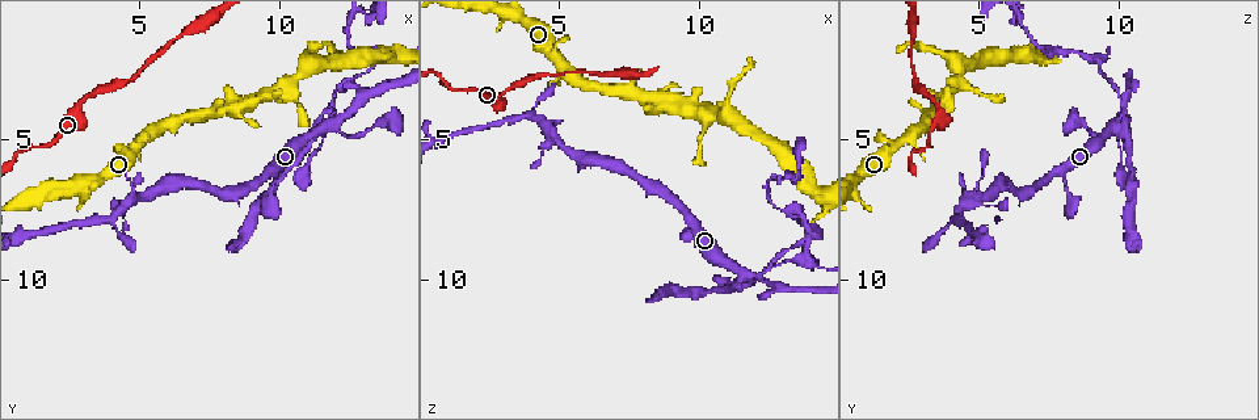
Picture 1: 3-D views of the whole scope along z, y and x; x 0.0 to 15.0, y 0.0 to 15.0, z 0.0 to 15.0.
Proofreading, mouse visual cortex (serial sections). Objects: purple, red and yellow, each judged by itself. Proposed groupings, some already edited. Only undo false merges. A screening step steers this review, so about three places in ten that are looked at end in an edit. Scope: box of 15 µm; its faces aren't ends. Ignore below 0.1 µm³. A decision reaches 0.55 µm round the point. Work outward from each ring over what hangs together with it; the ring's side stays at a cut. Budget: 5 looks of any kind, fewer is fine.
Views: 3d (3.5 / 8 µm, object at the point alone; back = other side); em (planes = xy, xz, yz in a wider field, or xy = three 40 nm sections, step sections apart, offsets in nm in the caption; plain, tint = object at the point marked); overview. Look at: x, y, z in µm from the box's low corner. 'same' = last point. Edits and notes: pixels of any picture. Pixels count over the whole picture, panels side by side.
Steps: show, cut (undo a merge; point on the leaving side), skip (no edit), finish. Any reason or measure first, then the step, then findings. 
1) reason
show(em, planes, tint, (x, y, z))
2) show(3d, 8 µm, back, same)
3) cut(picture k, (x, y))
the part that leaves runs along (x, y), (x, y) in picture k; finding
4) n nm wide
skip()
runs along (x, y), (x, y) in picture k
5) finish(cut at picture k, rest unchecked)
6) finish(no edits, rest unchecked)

a fork
show(3d, 3.5 µm, (4.1, 7.7, 4.2))

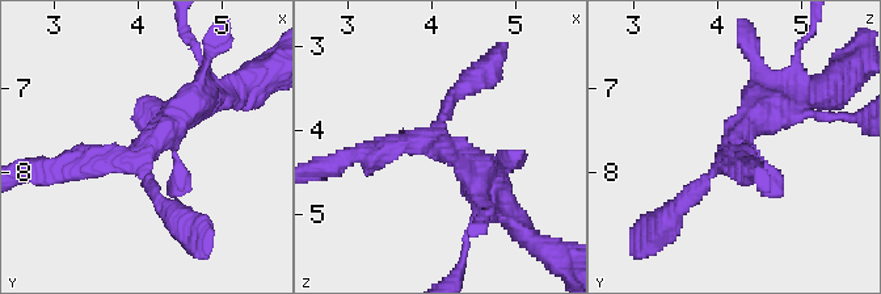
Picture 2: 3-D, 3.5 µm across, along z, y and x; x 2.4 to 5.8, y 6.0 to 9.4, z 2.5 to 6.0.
show(em, xy, step 5, tint, (4.00, 7.80, 4.15))

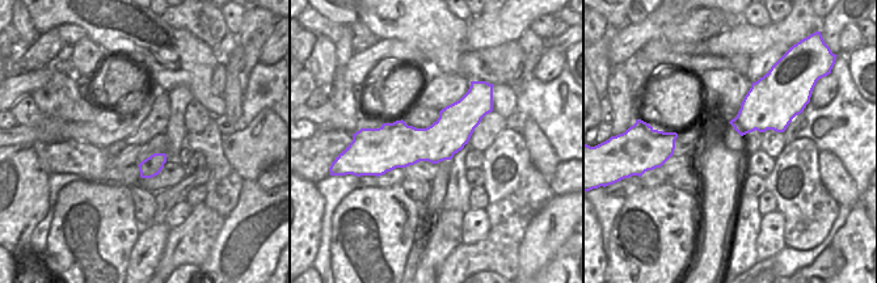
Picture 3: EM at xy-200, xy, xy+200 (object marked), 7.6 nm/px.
cut it another way
show(em, xy, step 3, tint, same)

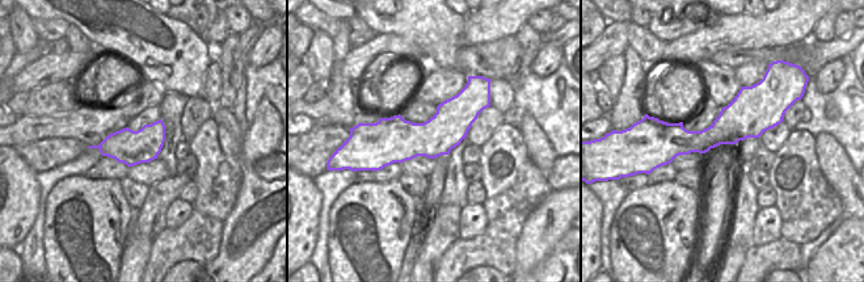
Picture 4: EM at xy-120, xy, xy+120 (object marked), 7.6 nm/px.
300 nm wide
skip()
runs along (192, 106), (139, 155), (54, 167) in picture 2; continuous, no second cell

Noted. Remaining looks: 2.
arms run side by side
show(3d, 3.5 µm, (11.9, 4.4, 9.9))

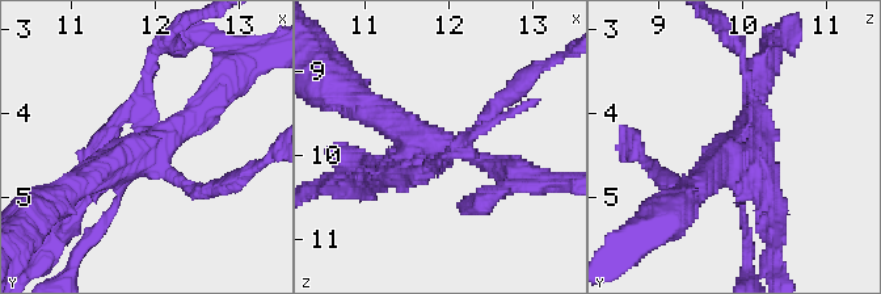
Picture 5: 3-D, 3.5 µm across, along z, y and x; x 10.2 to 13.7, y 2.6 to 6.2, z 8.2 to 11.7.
shape alone is not enough
show(em, planes, tint, (11.80, 4.45, 9.85))

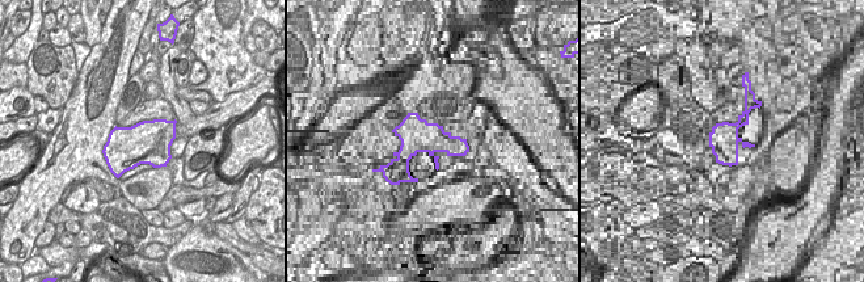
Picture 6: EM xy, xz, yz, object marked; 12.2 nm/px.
cut(picture 5, (775, 197))
the part that leaves runs along (140, 109), (152, 53), (169, 37) in picture 5; a second cell is stuck on

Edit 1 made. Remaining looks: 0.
finish(cut at picture 5, rest unchecked)

